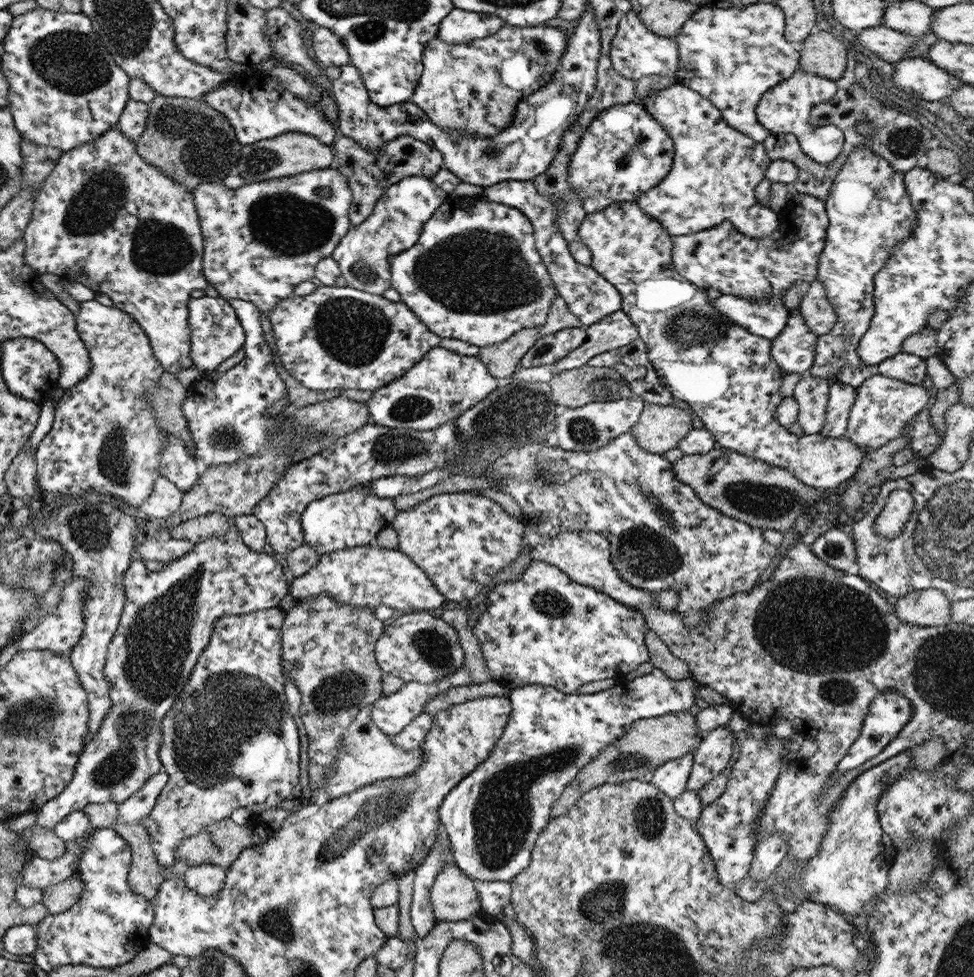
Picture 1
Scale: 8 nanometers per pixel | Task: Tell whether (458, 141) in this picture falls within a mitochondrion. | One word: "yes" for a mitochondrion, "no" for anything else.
yes

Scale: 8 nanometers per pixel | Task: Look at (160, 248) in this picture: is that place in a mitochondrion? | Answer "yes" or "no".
yes

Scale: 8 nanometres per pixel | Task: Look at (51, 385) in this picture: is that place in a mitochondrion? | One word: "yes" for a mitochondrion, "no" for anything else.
no

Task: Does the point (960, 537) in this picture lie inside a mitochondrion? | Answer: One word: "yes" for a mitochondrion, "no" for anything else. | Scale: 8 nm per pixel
yes

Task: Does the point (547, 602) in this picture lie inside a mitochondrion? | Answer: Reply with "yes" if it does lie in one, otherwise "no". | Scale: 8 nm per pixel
yes

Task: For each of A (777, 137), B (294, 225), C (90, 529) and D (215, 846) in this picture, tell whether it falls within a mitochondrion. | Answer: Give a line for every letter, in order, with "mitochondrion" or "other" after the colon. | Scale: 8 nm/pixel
A: other
B: mitochondrion
C: mitochondrion
D: mitochondrion

